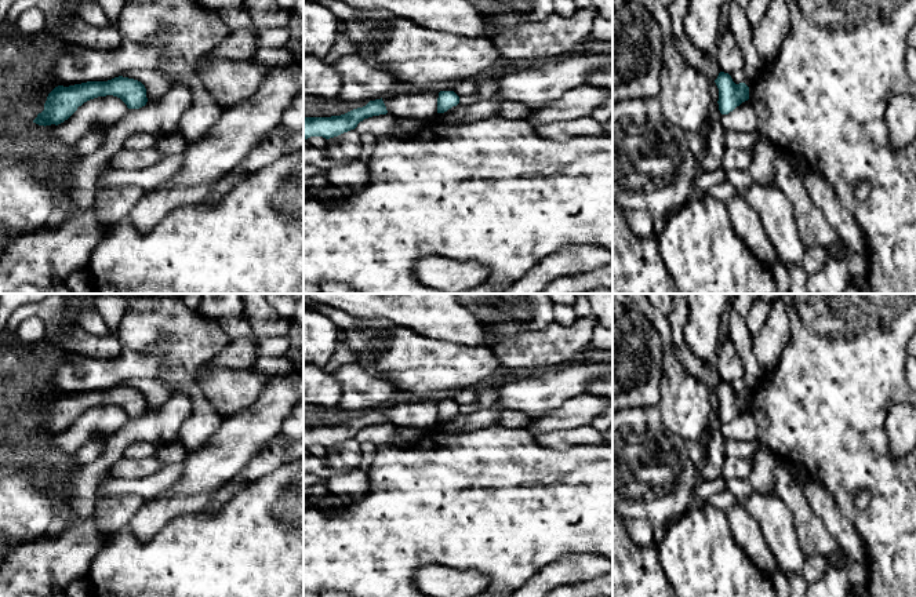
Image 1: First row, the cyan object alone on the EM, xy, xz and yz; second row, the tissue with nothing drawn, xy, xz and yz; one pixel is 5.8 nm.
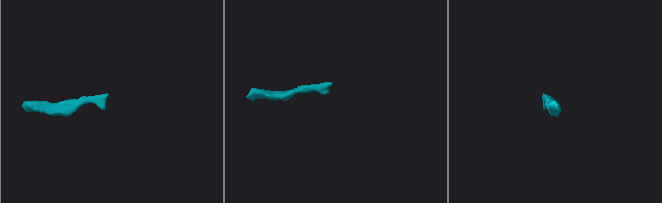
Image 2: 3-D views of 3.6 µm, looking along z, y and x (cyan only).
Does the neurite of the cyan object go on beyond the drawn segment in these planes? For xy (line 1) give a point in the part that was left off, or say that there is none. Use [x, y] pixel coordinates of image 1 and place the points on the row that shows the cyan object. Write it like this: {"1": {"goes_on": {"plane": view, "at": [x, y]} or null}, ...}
{"1": {"goes_on": null}}

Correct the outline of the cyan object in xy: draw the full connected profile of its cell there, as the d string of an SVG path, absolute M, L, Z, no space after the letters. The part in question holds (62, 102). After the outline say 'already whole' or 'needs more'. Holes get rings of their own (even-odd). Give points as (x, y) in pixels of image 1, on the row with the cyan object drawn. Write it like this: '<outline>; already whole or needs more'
M114 77L108 81L87 81L69 87L58 85L47 97L44 110L33 123L39 125L61 124L68 120L84 102L113 95L120 98L128 109L139 109L146 105L146 88L134 79Z; already whole

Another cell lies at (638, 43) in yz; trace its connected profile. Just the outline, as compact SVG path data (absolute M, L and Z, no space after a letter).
M613 0L613 103L658 97L662 32L640 0Z

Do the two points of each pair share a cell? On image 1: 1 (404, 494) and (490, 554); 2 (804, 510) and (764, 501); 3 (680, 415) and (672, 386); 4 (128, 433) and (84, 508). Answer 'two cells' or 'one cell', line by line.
1: one cell
2: two cells
3: one cell
4: one cell

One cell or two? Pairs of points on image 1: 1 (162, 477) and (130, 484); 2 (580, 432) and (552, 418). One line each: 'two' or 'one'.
1: one
2: two

